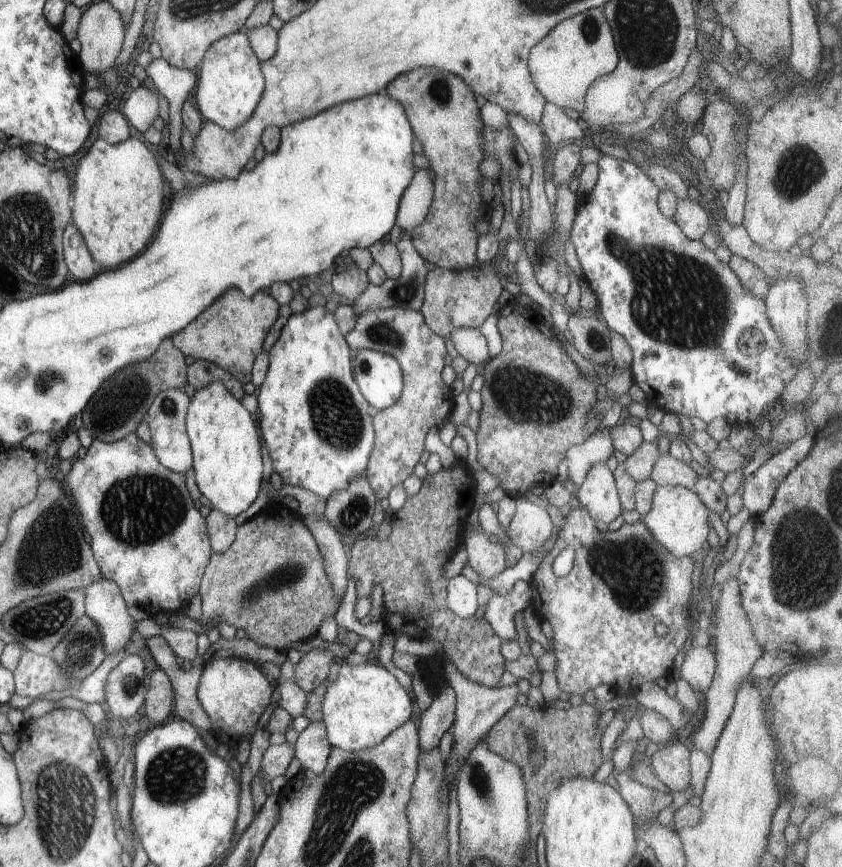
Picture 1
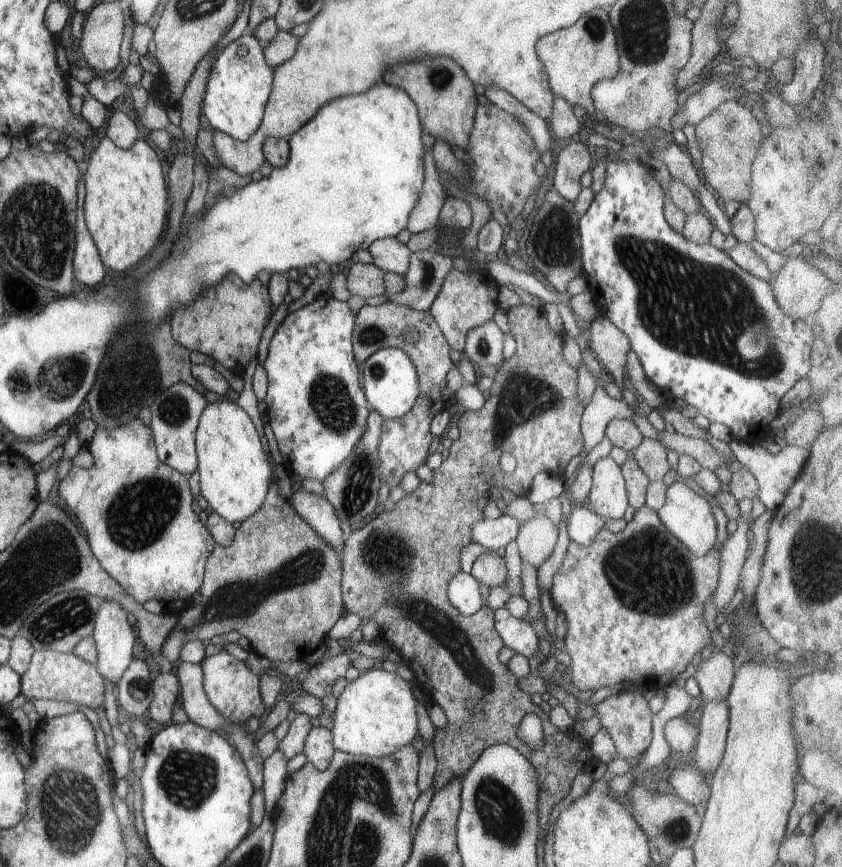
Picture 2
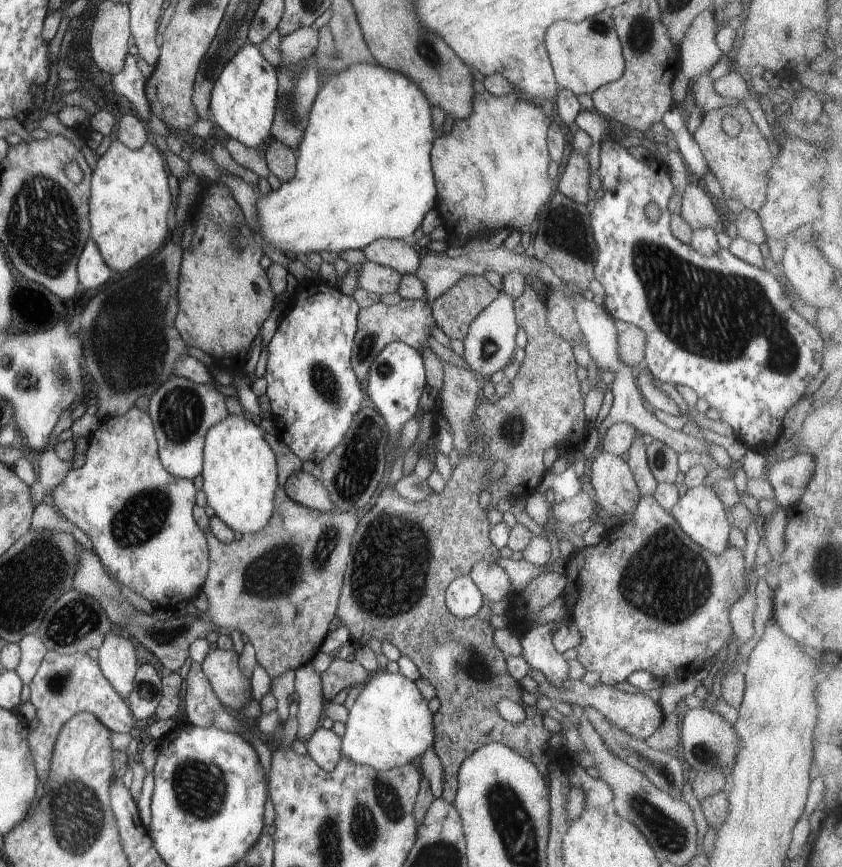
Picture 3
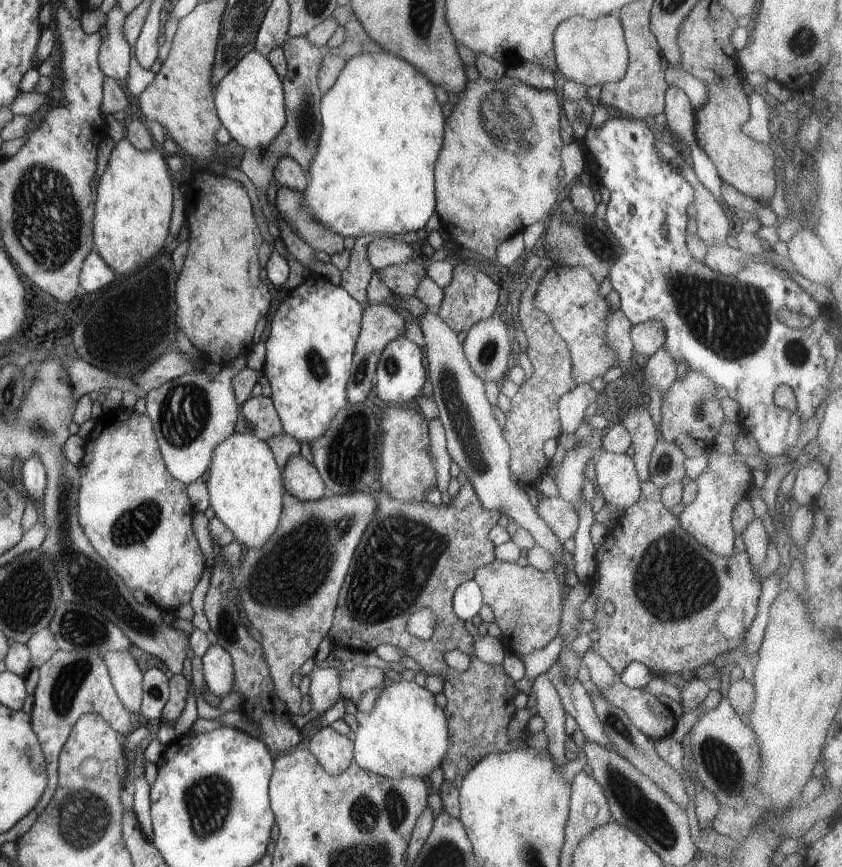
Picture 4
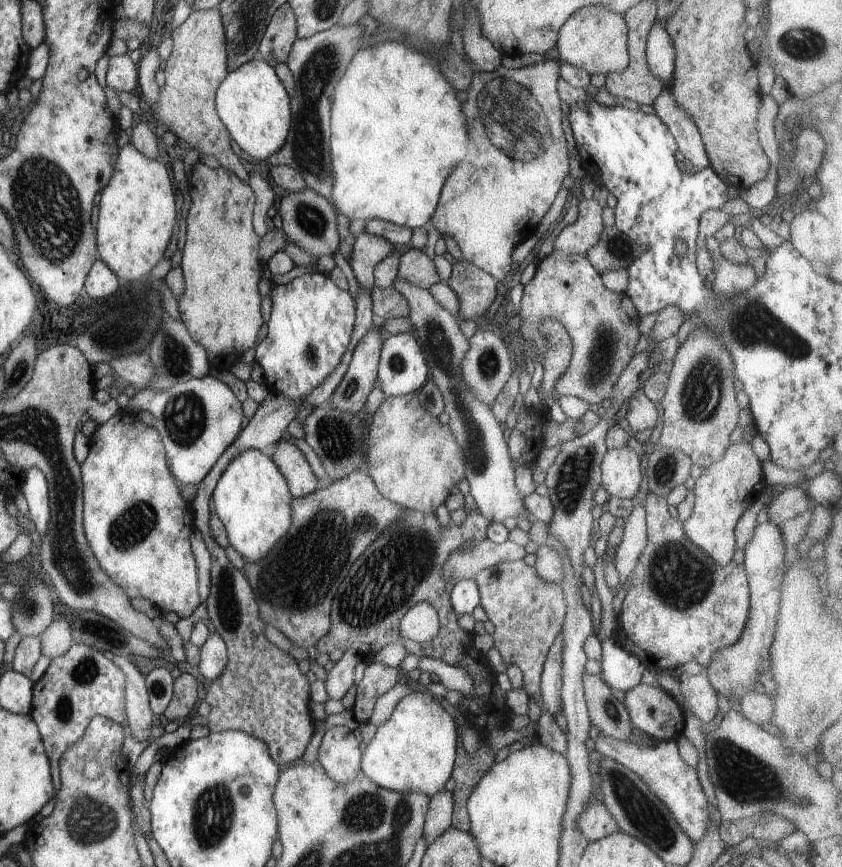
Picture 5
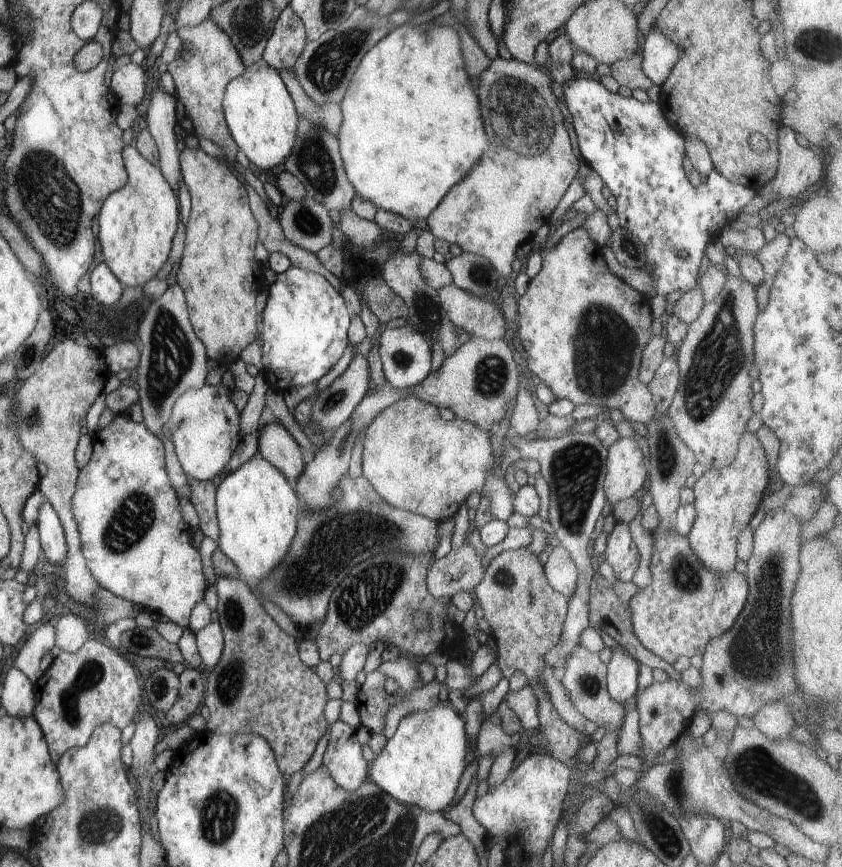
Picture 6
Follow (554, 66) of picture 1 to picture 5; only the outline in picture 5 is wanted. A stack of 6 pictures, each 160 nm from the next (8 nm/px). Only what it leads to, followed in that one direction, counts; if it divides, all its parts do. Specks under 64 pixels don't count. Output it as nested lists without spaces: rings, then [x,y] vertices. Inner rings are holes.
[[[587,5],[578,8],[559,27],[556,40],[559,61],[583,68],[590,76],[621,72],[628,63],[627,31],[623,16],[603,5]]]

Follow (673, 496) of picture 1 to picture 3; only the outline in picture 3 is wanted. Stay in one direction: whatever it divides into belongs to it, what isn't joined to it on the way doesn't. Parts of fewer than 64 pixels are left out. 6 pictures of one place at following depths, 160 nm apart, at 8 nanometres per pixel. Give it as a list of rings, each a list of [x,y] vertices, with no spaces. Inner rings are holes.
[[[701,484],[687,489],[685,495],[677,499],[669,512],[683,529],[683,532],[688,534],[693,542],[696,542],[710,553],[714,555],[721,554],[729,546],[727,536],[729,536],[731,524],[727,522],[725,507],[713,490],[713,486]]]

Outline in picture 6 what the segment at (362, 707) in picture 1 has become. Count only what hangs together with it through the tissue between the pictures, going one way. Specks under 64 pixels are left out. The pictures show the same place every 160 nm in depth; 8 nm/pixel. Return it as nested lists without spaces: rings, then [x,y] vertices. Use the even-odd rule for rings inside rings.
[[[437,704],[426,711],[411,711],[399,720],[393,736],[386,739],[379,754],[369,763],[367,780],[401,803],[419,807],[430,813],[443,811],[452,804],[458,780],[464,769],[466,751],[464,722],[450,706]]]

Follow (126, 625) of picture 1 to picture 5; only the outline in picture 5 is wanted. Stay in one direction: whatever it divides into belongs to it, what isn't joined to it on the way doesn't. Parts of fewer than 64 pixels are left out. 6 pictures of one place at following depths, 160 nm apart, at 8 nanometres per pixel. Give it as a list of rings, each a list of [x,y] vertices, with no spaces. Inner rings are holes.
[[[119,655],[111,656],[111,659],[122,670],[125,677],[124,711],[130,736],[137,742],[147,740],[153,714],[148,705],[144,676],[129,662],[129,659]]]

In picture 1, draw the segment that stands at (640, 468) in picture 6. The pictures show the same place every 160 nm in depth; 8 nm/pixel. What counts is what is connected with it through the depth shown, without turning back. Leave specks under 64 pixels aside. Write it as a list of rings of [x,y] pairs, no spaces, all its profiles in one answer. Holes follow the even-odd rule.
[[[605,463],[590,466],[584,481],[574,490],[579,504],[594,521],[607,524],[622,510],[614,476]]]

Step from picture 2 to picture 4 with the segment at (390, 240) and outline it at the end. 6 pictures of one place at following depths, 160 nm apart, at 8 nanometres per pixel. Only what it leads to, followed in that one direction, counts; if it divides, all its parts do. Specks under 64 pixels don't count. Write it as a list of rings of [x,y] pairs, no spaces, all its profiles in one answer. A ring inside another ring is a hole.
[[[374,237],[366,248],[366,259],[374,271],[387,265],[403,264],[415,256],[415,246],[391,238]]]

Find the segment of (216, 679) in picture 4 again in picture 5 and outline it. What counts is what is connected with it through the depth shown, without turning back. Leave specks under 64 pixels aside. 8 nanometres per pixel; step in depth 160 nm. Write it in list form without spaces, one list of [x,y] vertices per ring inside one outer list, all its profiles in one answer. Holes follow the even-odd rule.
[[[214,631],[207,635],[205,642],[198,649],[200,659],[195,671],[200,673],[201,679],[214,681],[228,659],[225,643]]]

